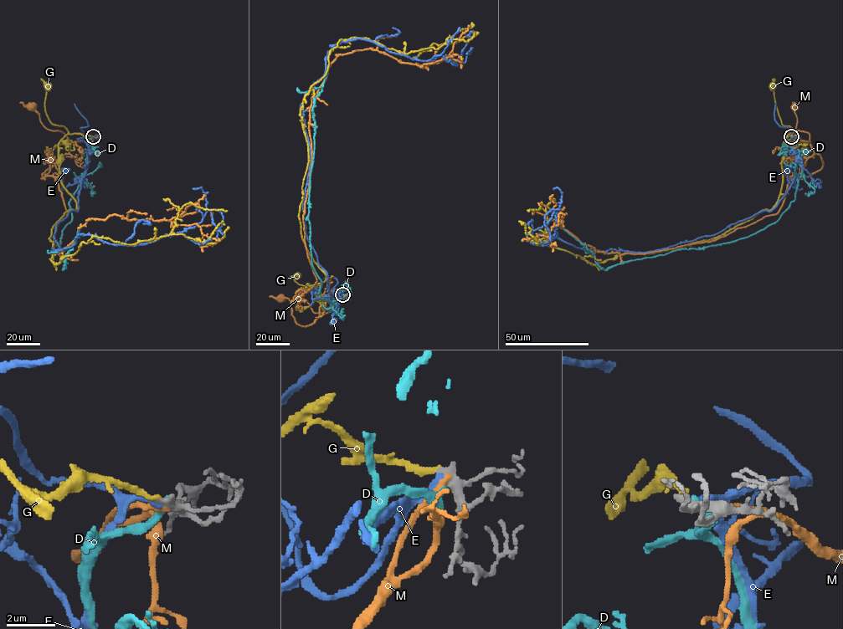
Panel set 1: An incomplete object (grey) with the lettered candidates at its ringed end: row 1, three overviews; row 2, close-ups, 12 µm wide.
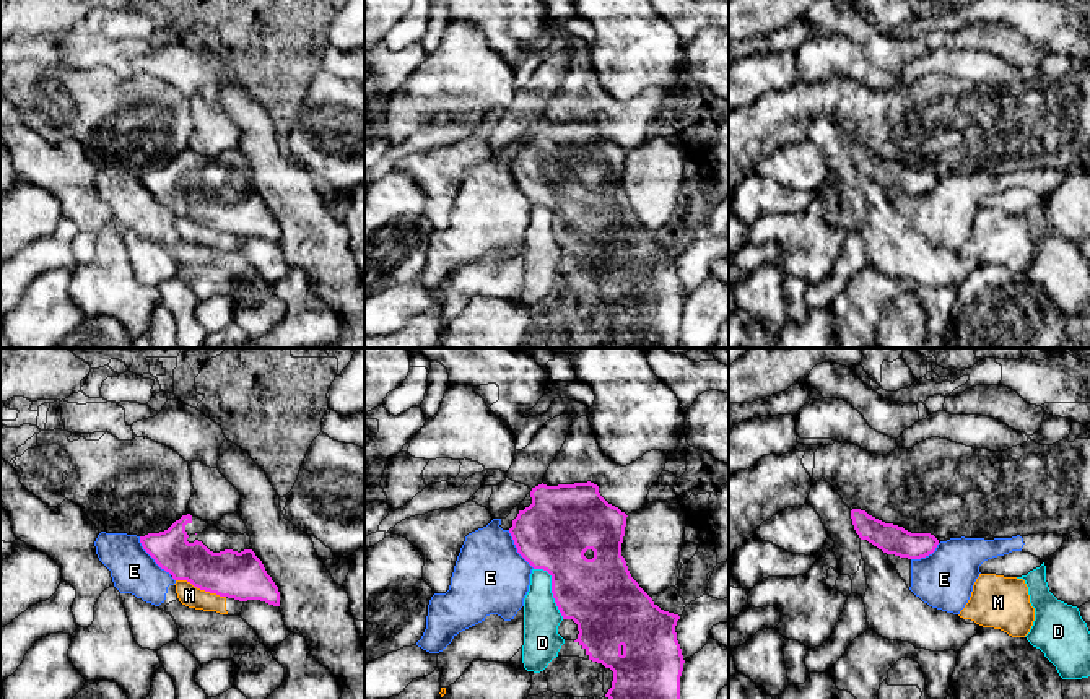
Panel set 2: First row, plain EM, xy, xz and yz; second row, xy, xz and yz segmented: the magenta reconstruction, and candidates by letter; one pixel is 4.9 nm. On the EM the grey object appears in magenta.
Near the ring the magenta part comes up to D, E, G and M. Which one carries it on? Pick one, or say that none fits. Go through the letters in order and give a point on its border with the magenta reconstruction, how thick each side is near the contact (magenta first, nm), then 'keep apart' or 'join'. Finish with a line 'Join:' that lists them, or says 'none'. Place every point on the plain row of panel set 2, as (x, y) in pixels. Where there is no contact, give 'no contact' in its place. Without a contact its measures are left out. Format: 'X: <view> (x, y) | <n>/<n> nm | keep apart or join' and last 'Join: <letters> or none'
D: xz (552, 225) | 360/180 nm | keep apart
E: xy (152, 192) | 190/220 nm | keep apart
G: no contact | join
M: xy (200, 225) | 240/110 nm | keep apart
Join: G

